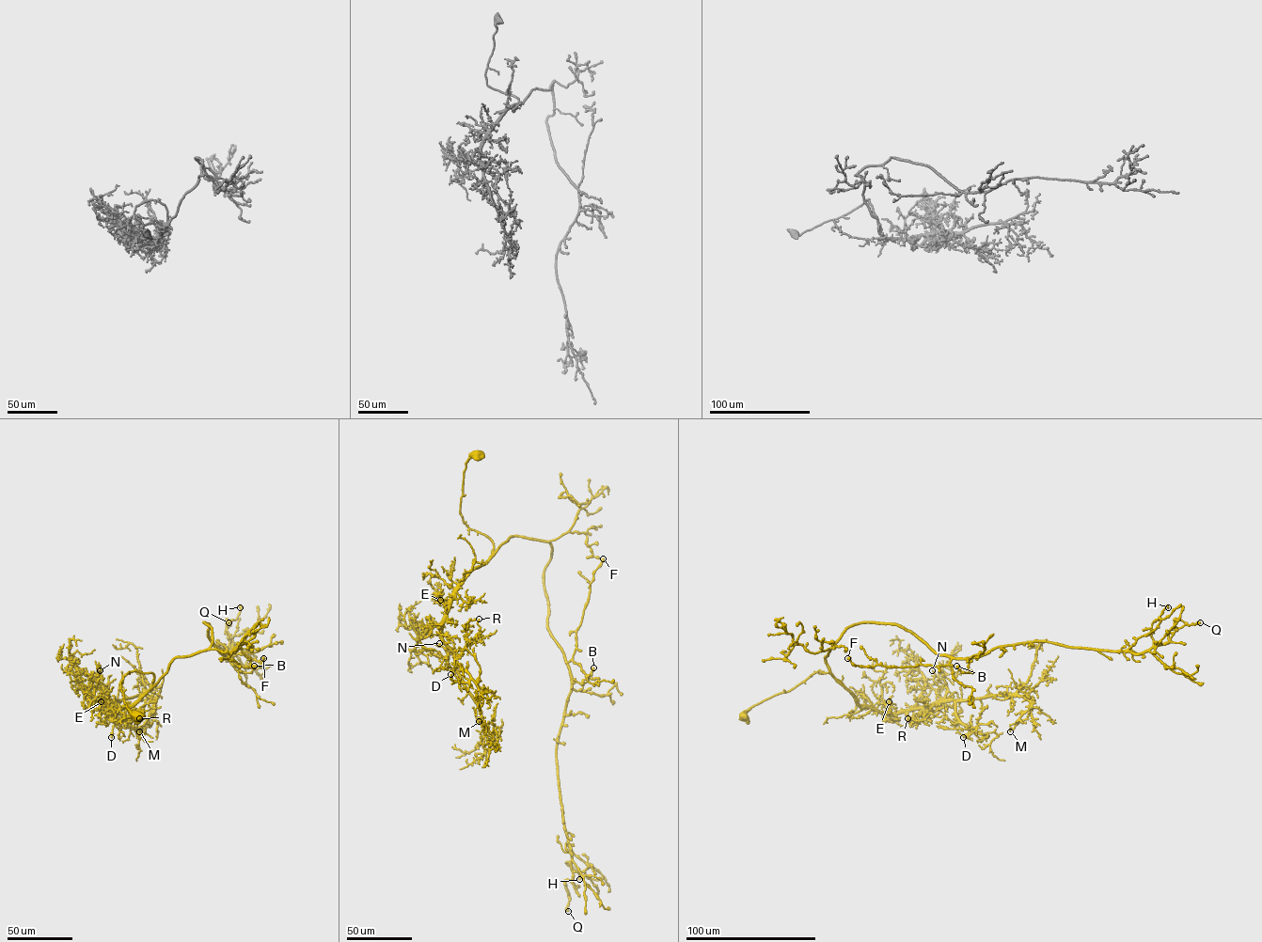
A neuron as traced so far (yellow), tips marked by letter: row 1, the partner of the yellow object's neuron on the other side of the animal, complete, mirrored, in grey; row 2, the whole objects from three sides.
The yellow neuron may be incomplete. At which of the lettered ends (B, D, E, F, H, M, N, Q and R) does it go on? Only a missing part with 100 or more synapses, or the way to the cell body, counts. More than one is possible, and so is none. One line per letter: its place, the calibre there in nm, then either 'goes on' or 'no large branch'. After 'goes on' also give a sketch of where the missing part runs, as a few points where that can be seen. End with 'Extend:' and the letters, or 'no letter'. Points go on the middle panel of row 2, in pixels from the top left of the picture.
B: at (593, 667); 600 nm thick; no large branch
D: at (450, 674); 160 nm thick; no large branch
E: at (440, 600); 140 nm thick; no large branch
F: at (603, 558); 550 nm thick; no large branch
H: at (579, 879); 440 nm thick; no large branch
M: at (479, 721); 120 nm thick; no large branch
N: at (439, 643); 120 nm thick; no large branch
Q: at (568, 911); 500 nm thick; no large branch
R: at (479, 619); 130 nm thick; no large branch
Extend: no letter

